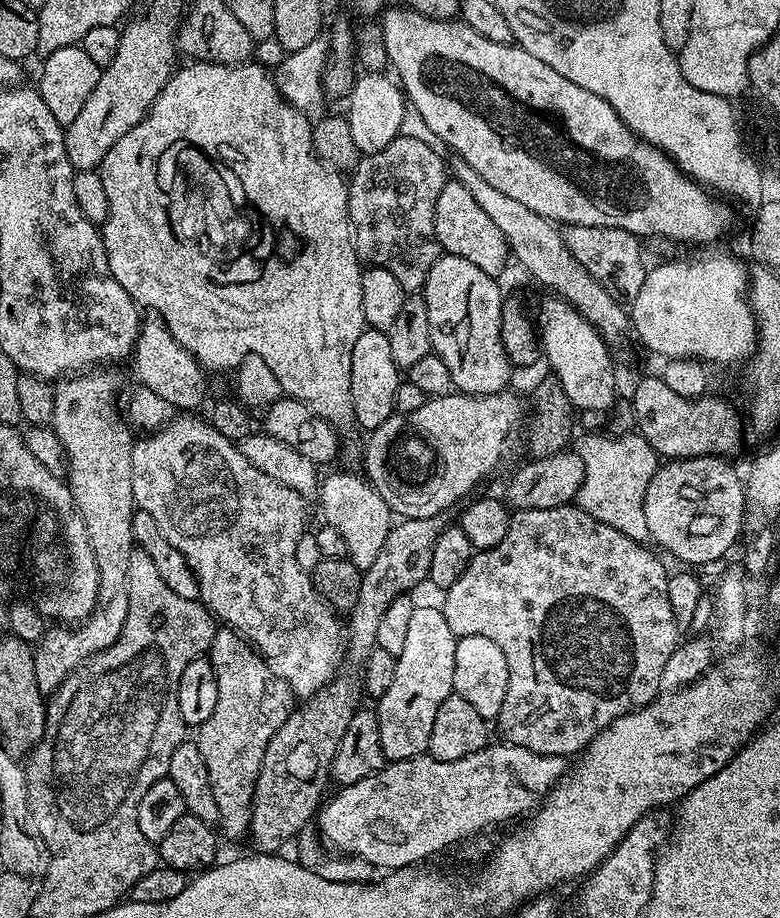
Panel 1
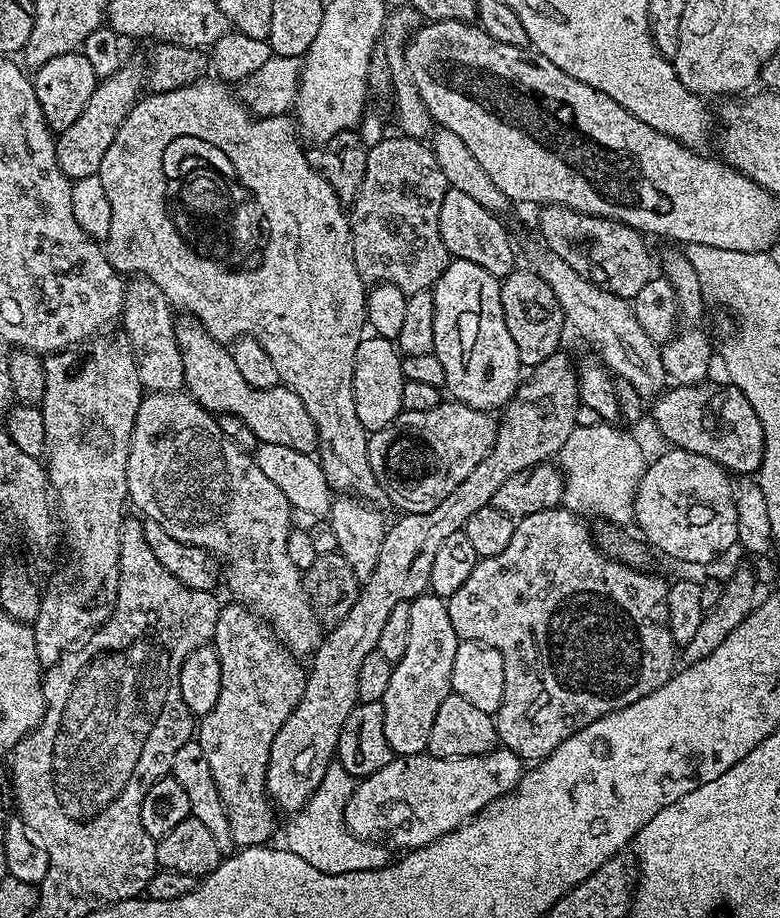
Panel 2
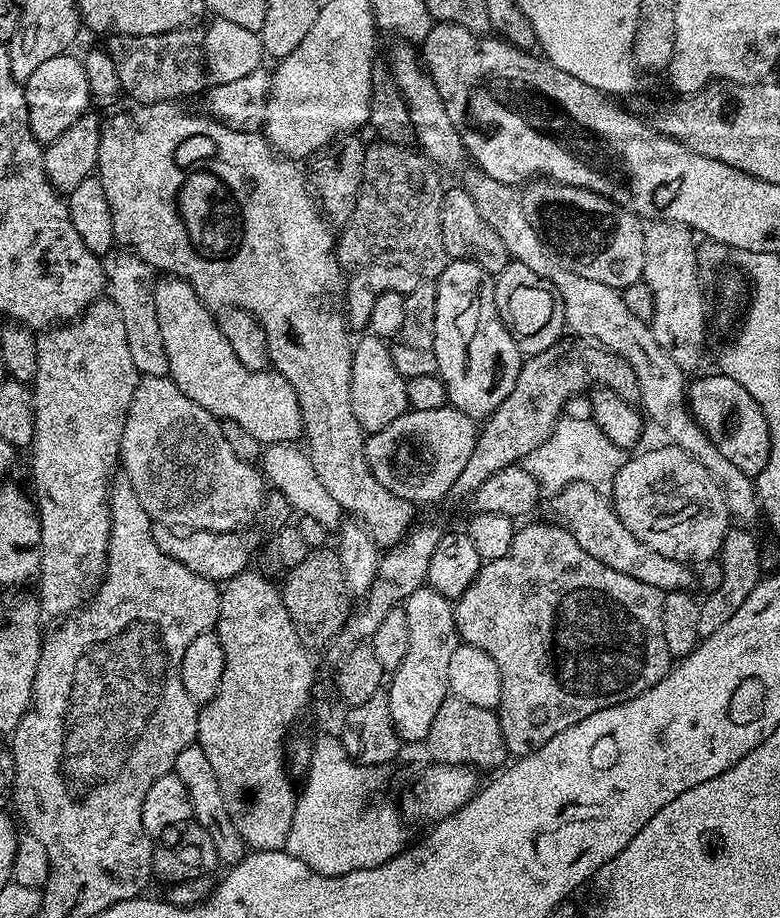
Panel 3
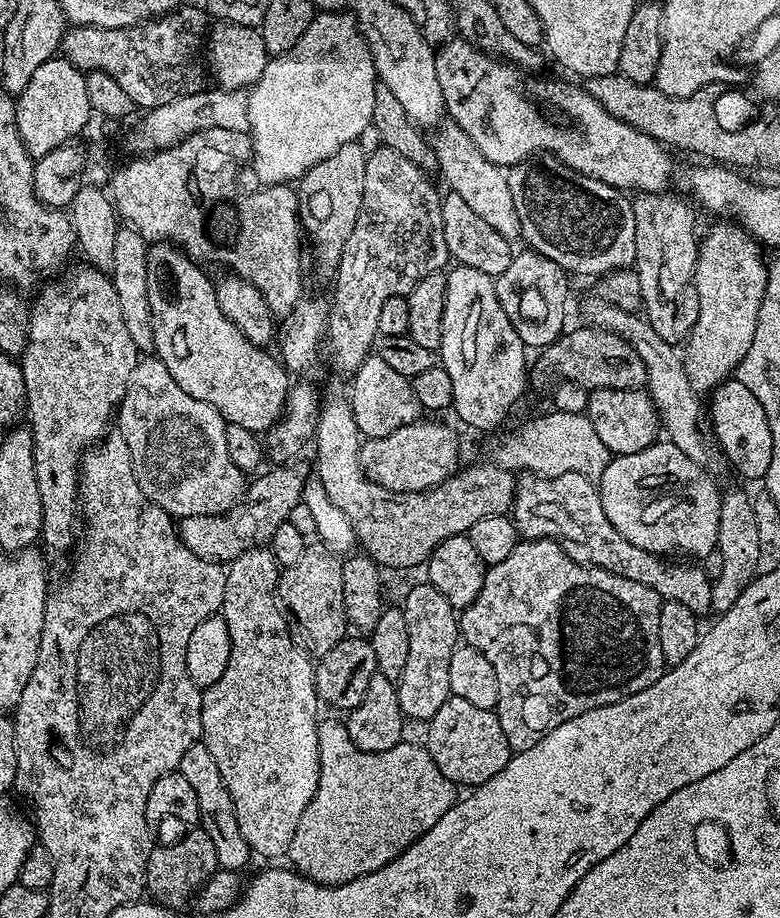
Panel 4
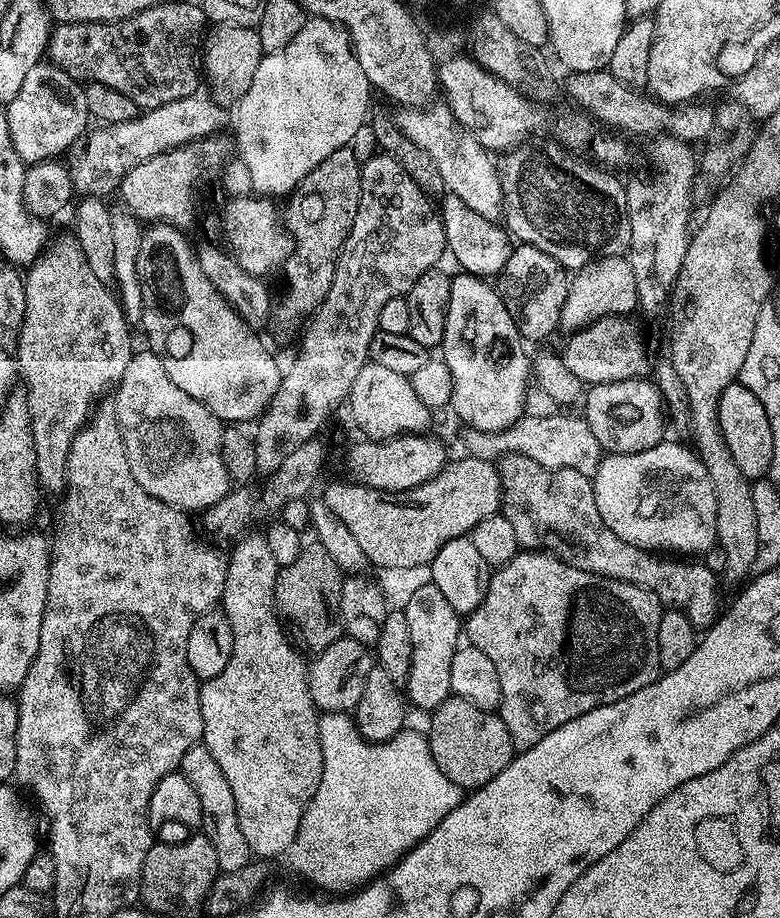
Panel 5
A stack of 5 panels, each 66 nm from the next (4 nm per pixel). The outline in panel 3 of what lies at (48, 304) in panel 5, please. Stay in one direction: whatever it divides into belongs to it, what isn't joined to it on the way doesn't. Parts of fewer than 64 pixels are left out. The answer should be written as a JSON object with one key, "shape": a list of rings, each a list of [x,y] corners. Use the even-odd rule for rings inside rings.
{"shape":[[[111,298],[95,300],[75,320],[45,331],[39,337],[36,349],[38,370],[31,385],[34,438],[30,453],[31,491],[34,493],[36,510],[40,513],[40,568],[44,571],[44,594],[39,605],[41,617],[48,619],[49,616],[59,621],[75,613],[104,579],[104,567],[108,564],[108,539],[112,529],[108,509],[110,481],[113,479],[112,471],[115,468],[117,471],[122,460],[122,430],[126,426],[130,402],[141,375],[134,366],[134,358],[130,358],[130,342],[126,342],[122,310],[118,310]]]}

